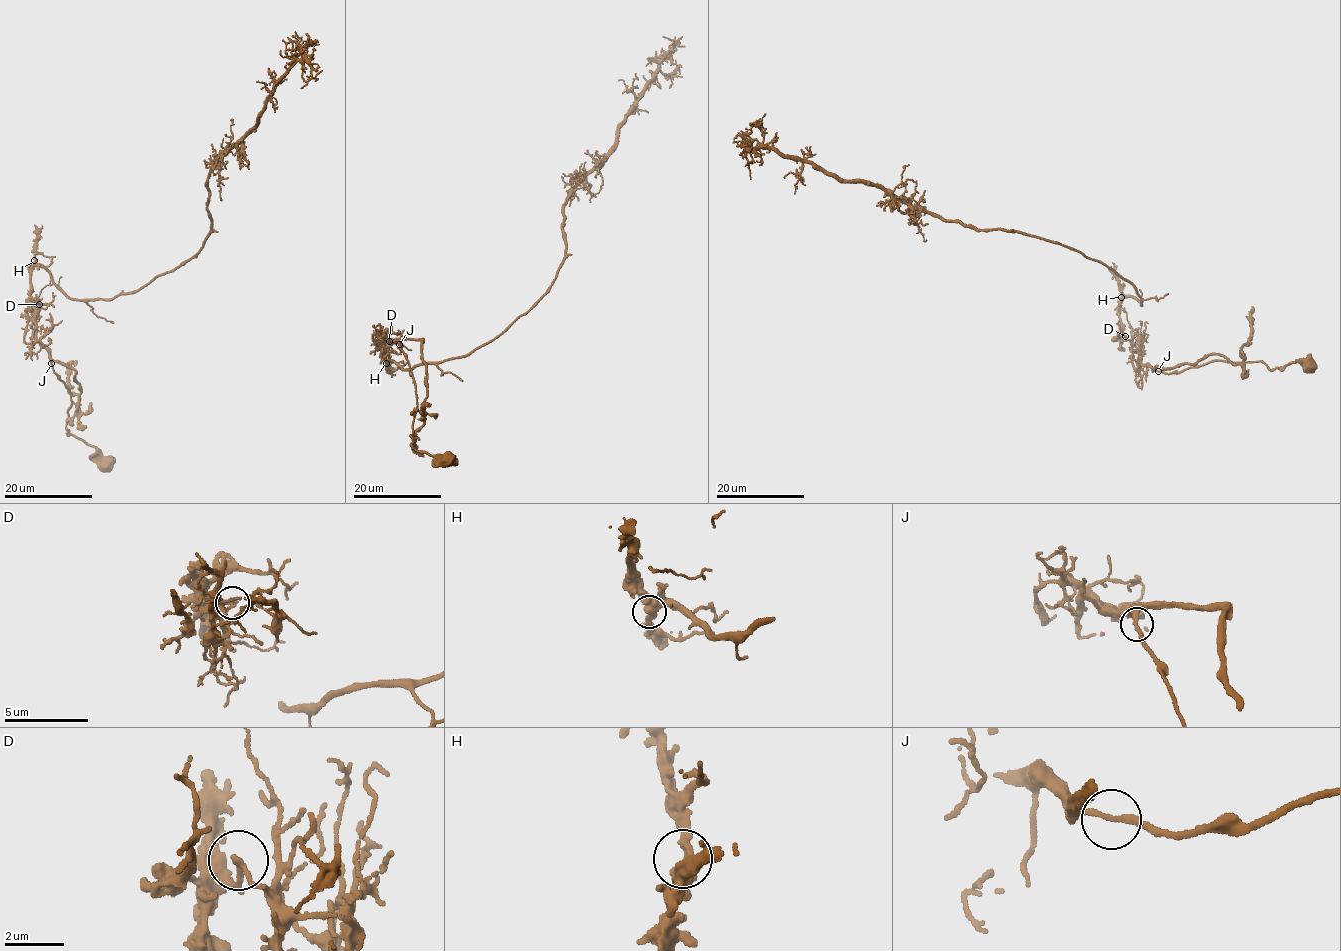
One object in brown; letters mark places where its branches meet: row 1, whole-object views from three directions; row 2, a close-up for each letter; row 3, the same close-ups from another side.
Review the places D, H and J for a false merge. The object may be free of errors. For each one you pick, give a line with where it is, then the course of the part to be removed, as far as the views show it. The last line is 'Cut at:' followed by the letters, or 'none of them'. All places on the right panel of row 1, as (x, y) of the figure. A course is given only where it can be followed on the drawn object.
D: place (1125, 336); course (1125, 336), (1142, 345), (1141, 364), (1170, 373), (1215, 360), (1263, 361), (1271, 369), (1300, 360), (1314, 368)
Cut at: D

